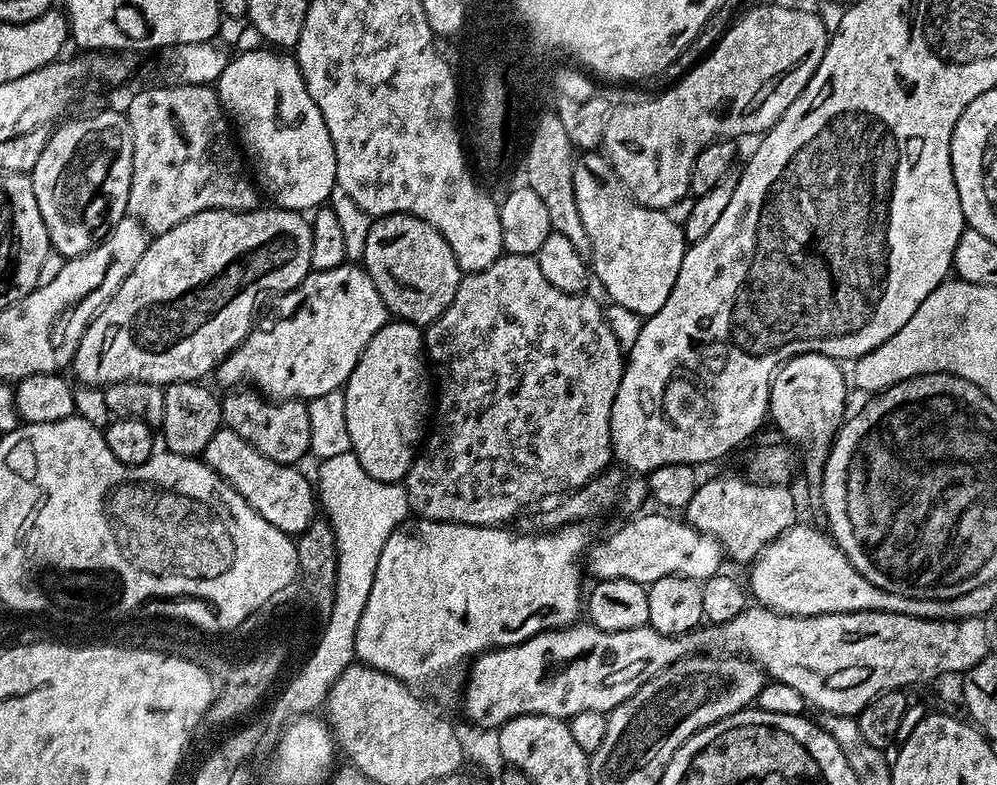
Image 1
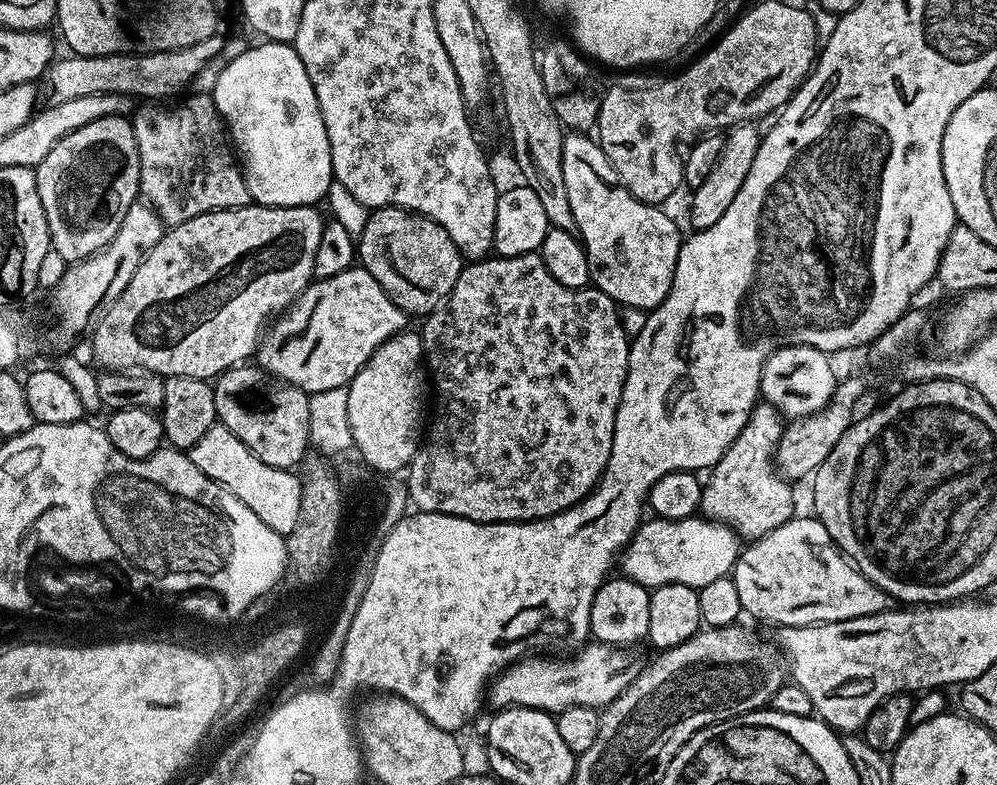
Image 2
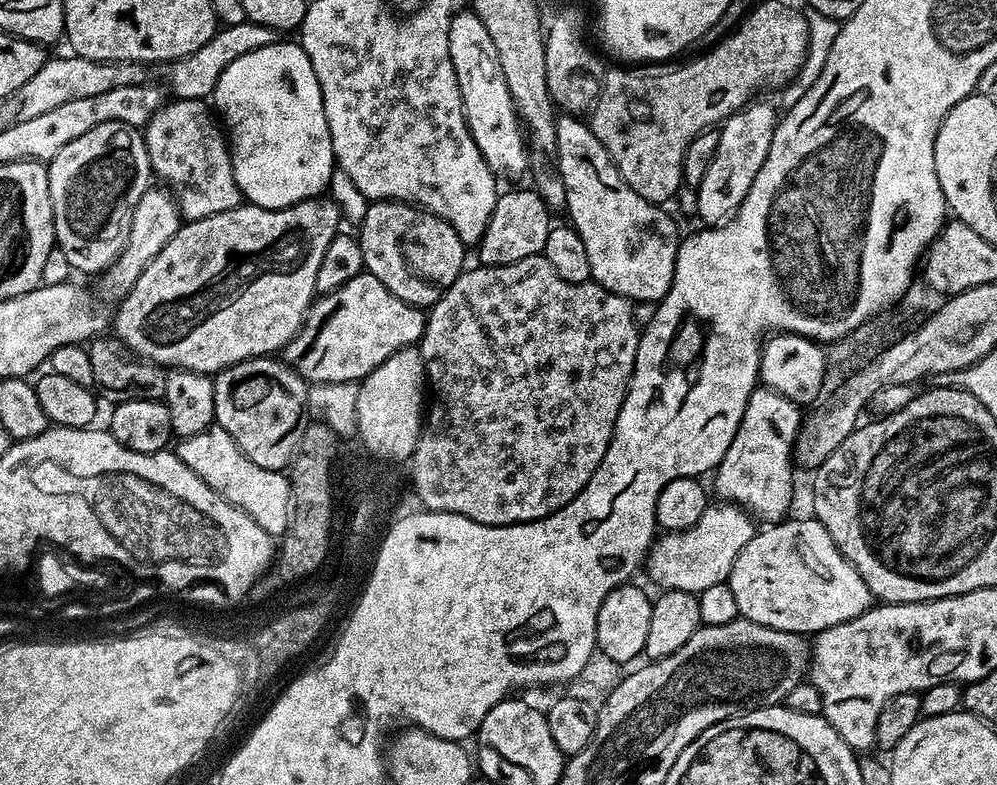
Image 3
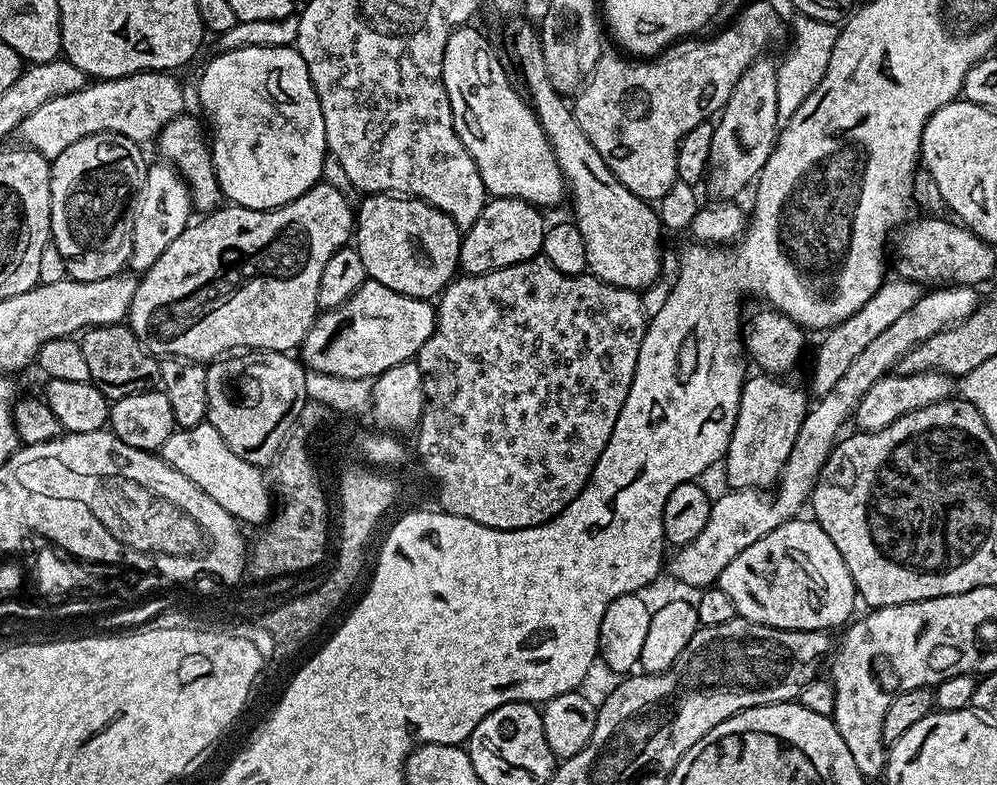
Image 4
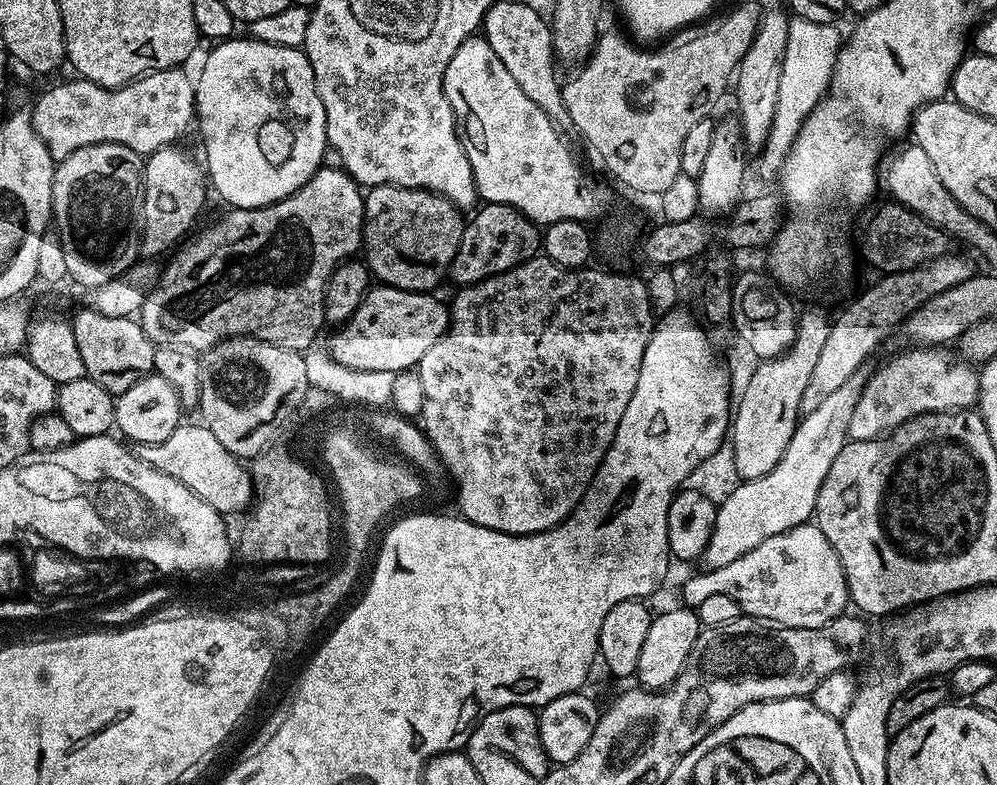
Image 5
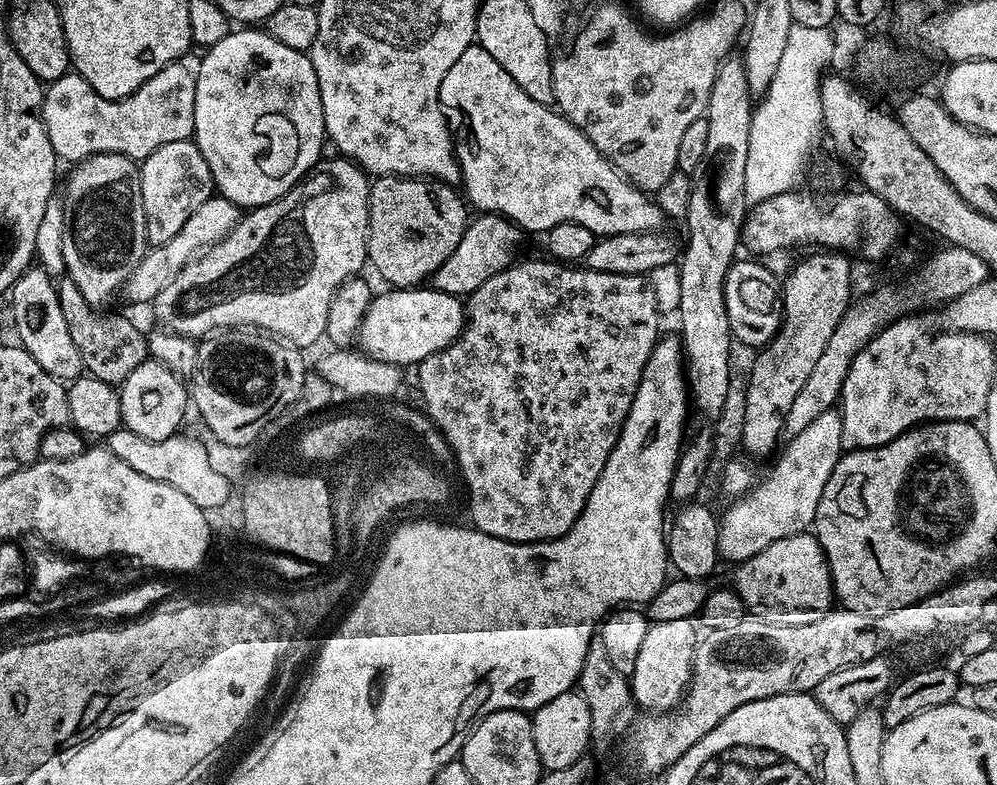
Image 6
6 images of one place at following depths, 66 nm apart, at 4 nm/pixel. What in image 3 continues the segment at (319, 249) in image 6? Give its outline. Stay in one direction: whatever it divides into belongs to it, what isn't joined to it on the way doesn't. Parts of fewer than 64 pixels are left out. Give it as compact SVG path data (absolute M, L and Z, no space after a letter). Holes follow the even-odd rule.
M331 198L303 200L289 208L259 208L257 204L244 202L234 210L226 210L222 214L214 214L210 218L181 223L174 238L170 238L170 242L166 242L166 246L162 246L162 250L156 255L154 262L150 262L150 266L146 266L146 270L142 270L138 282L134 282L132 289L124 295L123 300L119 301L114 312L115 339L123 344L129 353L135 354L141 360L150 360L161 366L175 366L209 374L221 372L223 368L228 368L231 364L237 364L243 360L252 360L255 356L279 353L304 325L304 318L317 295L318 265L322 262L322 254L326 254L326 246L330 246L330 242L341 231L340 224L342 225L342 217L339 207Z

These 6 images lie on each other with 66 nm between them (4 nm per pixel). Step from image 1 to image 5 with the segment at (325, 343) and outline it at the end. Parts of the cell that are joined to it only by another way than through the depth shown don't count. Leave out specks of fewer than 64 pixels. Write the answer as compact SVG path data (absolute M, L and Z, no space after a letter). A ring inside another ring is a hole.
M372 286L358 310L335 329L330 355L334 362L352 370L407 372L419 365L422 354L444 336L448 328L449 305L427 292Z

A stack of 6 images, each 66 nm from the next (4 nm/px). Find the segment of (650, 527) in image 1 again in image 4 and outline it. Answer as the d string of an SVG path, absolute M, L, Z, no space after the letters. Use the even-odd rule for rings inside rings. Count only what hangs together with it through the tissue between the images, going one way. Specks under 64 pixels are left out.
M966 284L955 286L940 286L935 290L925 291L906 310L906 314L899 316L891 326L886 326L882 334L876 335L866 350L850 362L846 374L834 382L834 386L825 396L819 397L809 407L806 418L798 430L798 438L794 438L794 448L790 450L790 456L784 468L780 472L780 479L774 490L761 490L758 488L734 488L725 491L725 496L716 496L712 501L710 518L702 534L694 538L694 542L681 544L675 549L676 557L671 557L670 568L672 572L688 588L703 590L715 585L731 561L742 553L742 550L757 542L760 538L770 534L778 526L782 526L787 520L795 520L801 515L800 507L809 503L814 481L820 476L820 471L828 455L838 443L841 435L840 427L844 420L853 419L856 407L860 405L860 399L883 376L889 375L900 359L910 350L914 350L926 338L932 338L947 328L953 328L958 322L962 322L976 309L978 303L977 289Z

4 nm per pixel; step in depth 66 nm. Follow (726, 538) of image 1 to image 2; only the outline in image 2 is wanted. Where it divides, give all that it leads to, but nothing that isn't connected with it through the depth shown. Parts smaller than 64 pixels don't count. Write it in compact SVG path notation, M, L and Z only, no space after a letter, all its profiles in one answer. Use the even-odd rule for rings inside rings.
M767 402L757 403L742 434L730 442L720 461L707 473L702 484L699 511L709 520L726 524L737 536L751 542L770 534L794 516L793 485L776 470L776 447L786 427L785 417Z

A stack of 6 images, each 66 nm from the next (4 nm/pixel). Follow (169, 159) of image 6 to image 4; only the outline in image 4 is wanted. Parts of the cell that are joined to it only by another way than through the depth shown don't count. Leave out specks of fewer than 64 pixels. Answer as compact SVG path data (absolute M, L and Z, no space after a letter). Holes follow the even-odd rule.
M167 162L149 163L144 190L140 193L136 205L136 217L132 227L132 253L128 259L128 268L133 273L143 274L162 258L166 246L186 230L194 216L192 193L183 176Z

